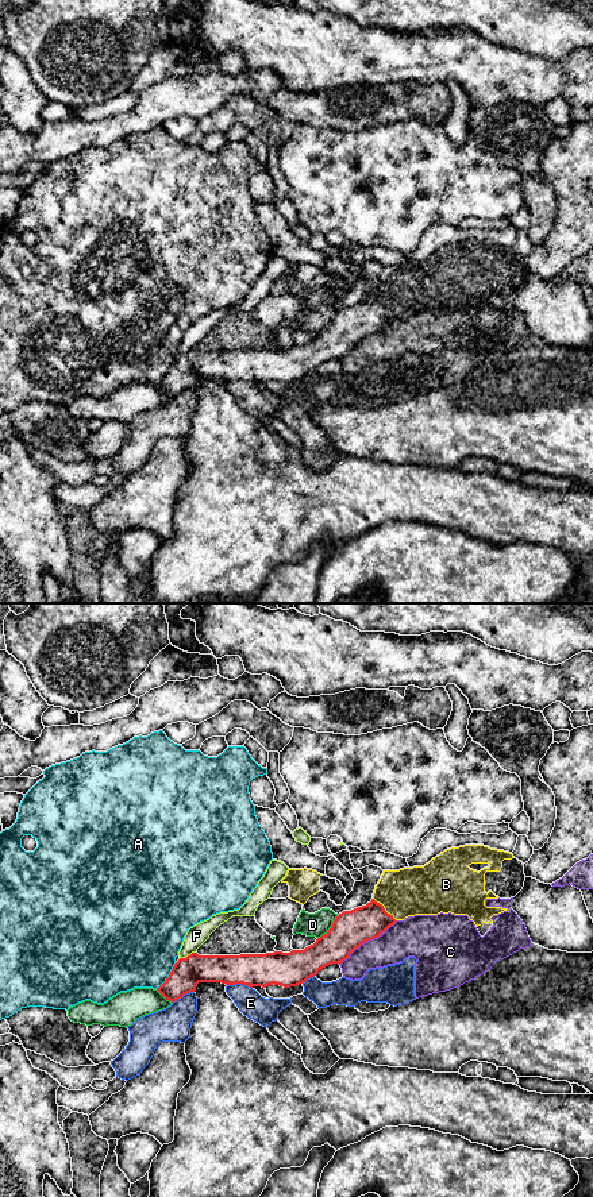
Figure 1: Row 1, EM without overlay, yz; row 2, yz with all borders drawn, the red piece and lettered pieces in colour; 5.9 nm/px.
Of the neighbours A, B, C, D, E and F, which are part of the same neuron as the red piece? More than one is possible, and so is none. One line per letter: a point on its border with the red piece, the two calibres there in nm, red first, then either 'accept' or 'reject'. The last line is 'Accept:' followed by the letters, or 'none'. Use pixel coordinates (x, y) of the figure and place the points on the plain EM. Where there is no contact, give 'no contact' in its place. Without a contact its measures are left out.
A: meets red in yz at (169, 371); 180 nm thick on the red side, 460 nm on the other; reject
B: meets red in yz at (384, 304); 220 nm thick on the red side, 280 nm on the other; reject
C: meets red in yz at (368, 335); 220 nm thick on the red side, 220 nm on the other; reject
D: meets red in yz at (330, 324); 220 nm thick on the red side, 140 nm on the other; reject
E: meets red in yz at (239, 378); 200 nm thick on the red side, 160 nm on the other; reject
F: meets red in yz at (188, 351); 180 nm thick on the red side, 120 nm on the other; reject
Accept: none

